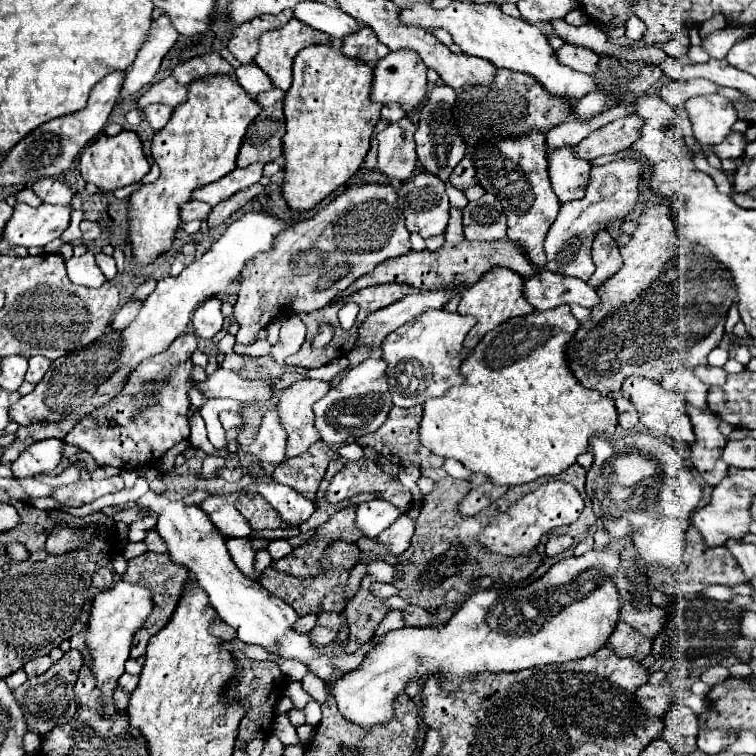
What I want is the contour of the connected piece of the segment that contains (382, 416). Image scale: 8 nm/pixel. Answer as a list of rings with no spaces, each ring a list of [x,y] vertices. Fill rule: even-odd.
[[[370,356],[368,360],[352,368],[338,388],[332,388],[324,398],[314,404],[316,428],[326,444],[346,444],[350,438],[376,432],[384,424],[392,408],[386,366],[388,364],[386,360],[382,360],[382,356]]]

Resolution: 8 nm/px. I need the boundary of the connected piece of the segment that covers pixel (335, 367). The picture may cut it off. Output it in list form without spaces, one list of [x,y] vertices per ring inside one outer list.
[[[341,356],[336,360],[333,360],[332,363],[327,364],[326,366],[322,366],[314,369],[307,369],[305,376],[312,379],[322,379],[326,380],[329,384],[334,379],[334,377],[344,370],[349,365],[349,361],[345,356]]]

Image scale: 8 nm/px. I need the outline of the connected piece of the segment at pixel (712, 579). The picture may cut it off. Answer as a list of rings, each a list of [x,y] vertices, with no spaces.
[[[694,526],[686,530],[682,564],[684,564],[684,570],[678,574],[678,594],[698,594],[706,586],[712,586],[712,584],[726,584],[726,586],[748,584],[748,578],[744,576],[738,560],[728,552],[728,548],[726,546],[718,546],[718,548],[708,546],[702,534],[696,532]]]

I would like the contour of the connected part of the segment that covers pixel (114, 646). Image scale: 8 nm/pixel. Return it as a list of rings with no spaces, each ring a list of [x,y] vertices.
[[[118,580],[114,588],[100,592],[94,598],[90,622],[88,622],[88,634],[86,644],[90,648],[90,654],[94,658],[94,676],[98,680],[98,688],[104,692],[104,714],[112,714],[112,688],[116,688],[118,678],[124,672],[124,662],[130,656],[130,648],[134,642],[136,632],[144,626],[150,612],[154,608],[152,590],[146,584],[132,584],[126,580]]]

